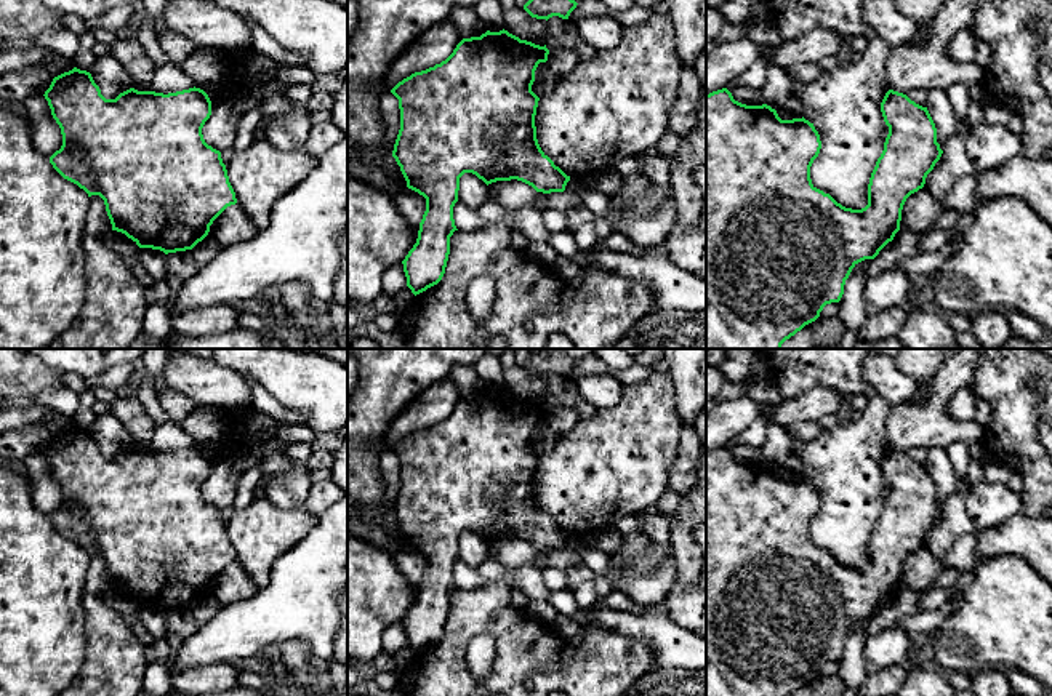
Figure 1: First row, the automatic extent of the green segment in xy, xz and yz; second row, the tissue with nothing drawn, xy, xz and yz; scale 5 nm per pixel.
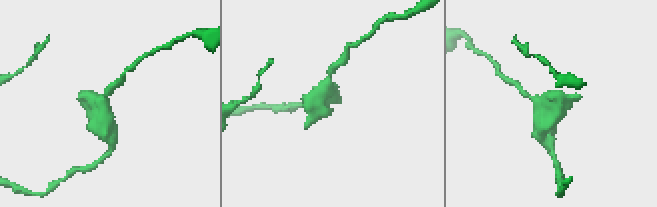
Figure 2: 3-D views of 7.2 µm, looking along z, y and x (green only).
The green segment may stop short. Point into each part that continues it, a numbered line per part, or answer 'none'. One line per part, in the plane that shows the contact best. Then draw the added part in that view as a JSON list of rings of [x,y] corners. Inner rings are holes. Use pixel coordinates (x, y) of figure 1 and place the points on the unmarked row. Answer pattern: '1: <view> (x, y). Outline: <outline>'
none

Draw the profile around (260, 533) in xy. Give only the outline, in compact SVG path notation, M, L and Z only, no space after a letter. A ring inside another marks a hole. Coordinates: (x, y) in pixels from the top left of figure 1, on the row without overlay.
M256 498L226 523L237 563L263 589L271 581L272 563L295 547L317 525L307 509L279 509L267 498Z

